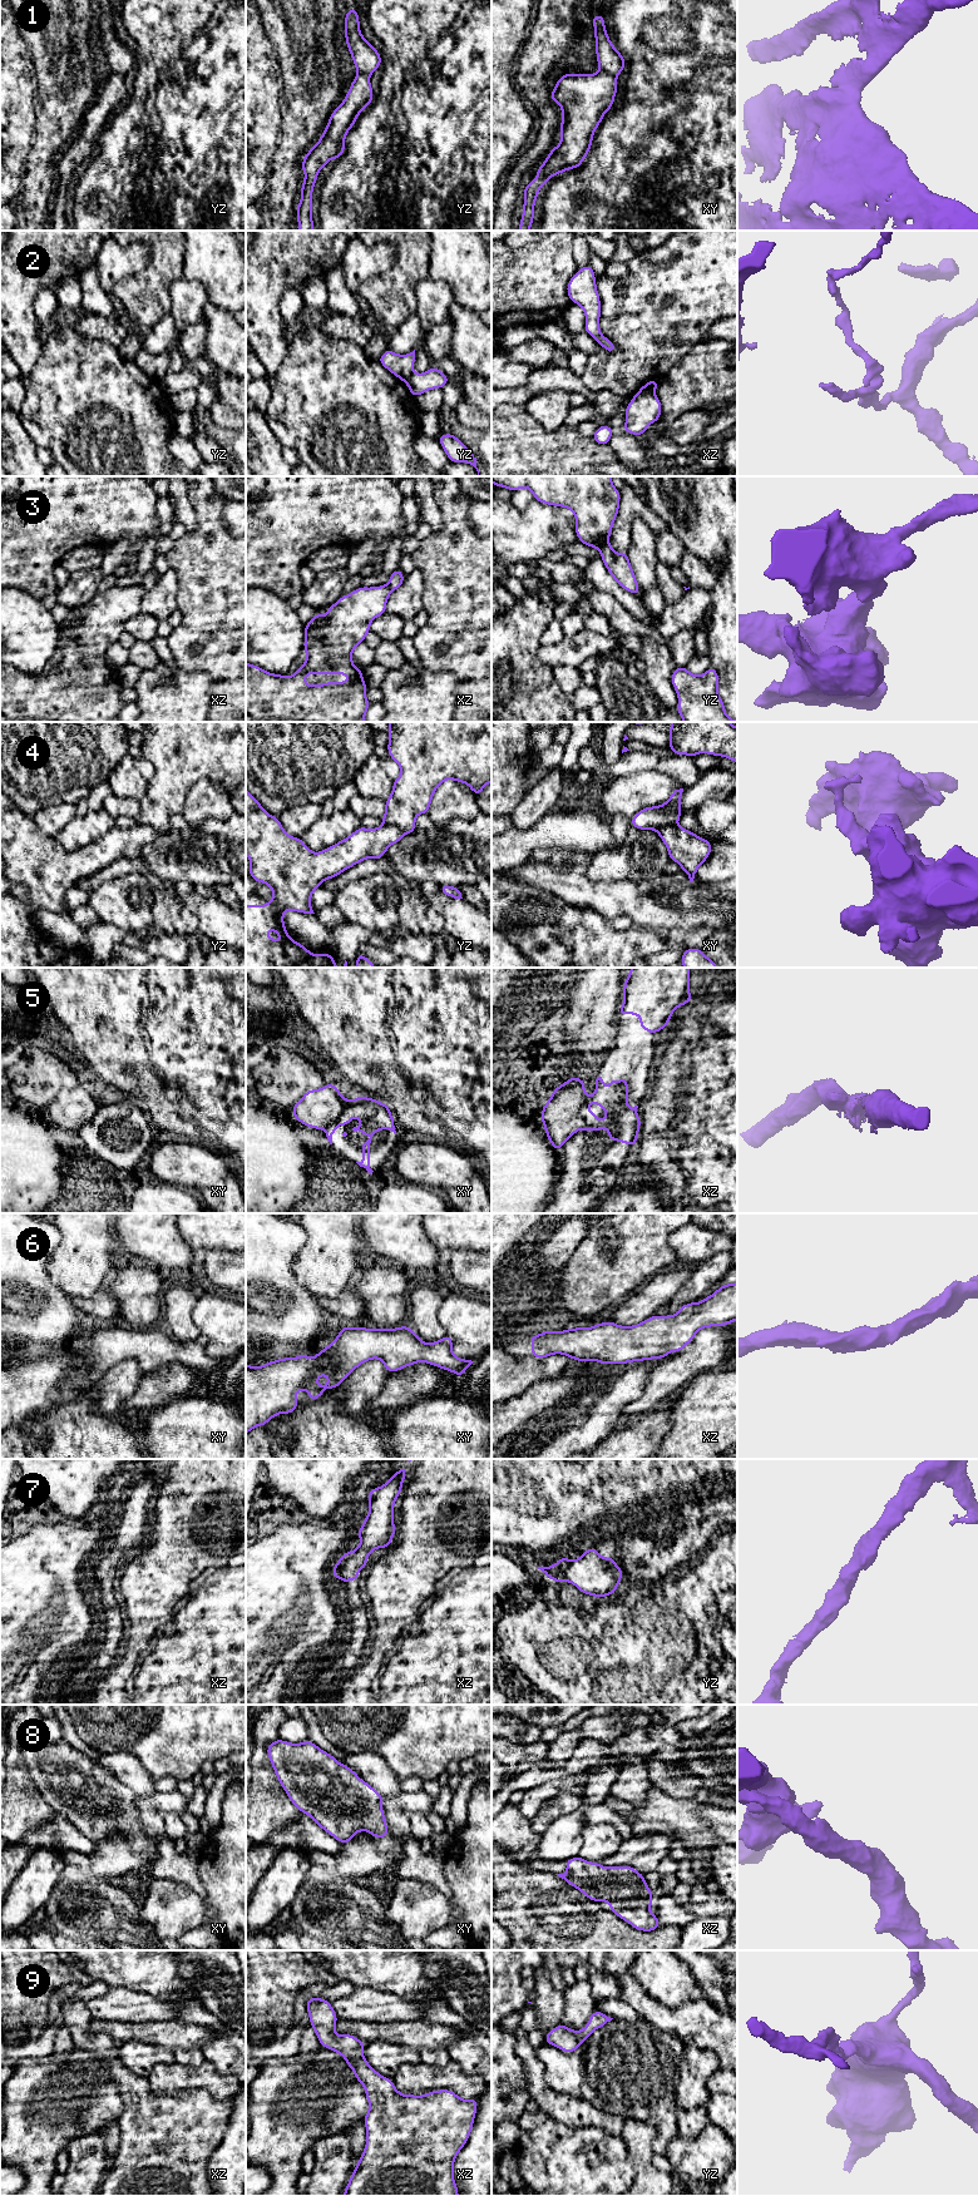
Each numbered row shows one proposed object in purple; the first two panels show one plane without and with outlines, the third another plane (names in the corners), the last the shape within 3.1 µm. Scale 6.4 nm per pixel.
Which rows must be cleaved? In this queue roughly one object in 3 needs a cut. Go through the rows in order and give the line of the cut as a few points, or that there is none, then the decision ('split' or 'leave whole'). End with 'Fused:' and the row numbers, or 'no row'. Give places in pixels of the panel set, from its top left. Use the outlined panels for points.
1: xy (599, 69), (615, 77) | split
2: xz (638, 391), (653, 392) | split
3: yz (608, 540), (599, 550) | split
4: yz (383, 822), (395, 826), (405, 834) | split
5: xz (587, 1097), (581, 1109), (582, 1128) | split
6: no cut | leave whole
7: no cut | leave whole
8: xy (351, 1815), (344, 1823), (342, 1843) | split
9: no cut | leave whole
Fused: 1, 2, 3, 4, 5, 8

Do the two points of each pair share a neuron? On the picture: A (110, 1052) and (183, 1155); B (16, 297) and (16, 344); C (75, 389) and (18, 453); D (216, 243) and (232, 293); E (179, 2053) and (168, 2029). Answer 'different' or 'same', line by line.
A: different
B: same
C: different
D: same
E: different

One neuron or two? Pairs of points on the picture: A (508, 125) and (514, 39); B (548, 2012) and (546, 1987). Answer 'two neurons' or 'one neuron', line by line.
A: one neuron
B: one neuron

